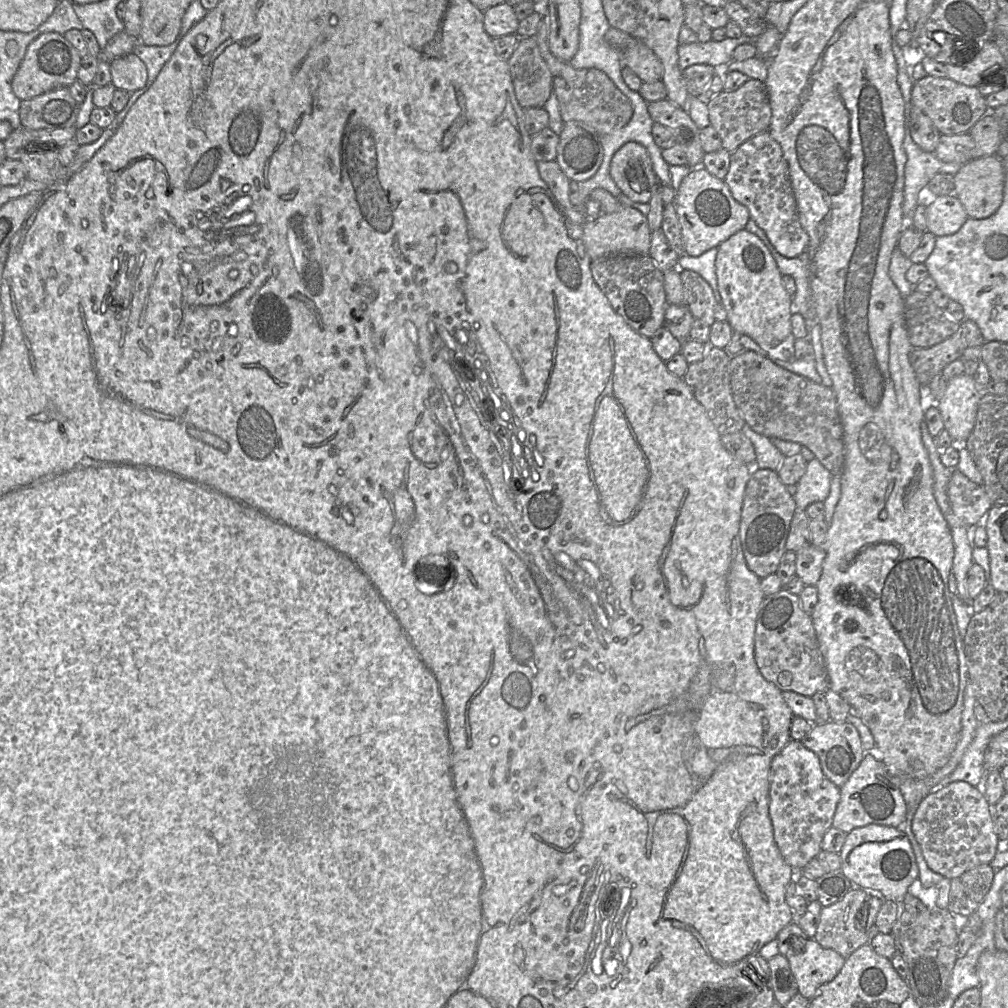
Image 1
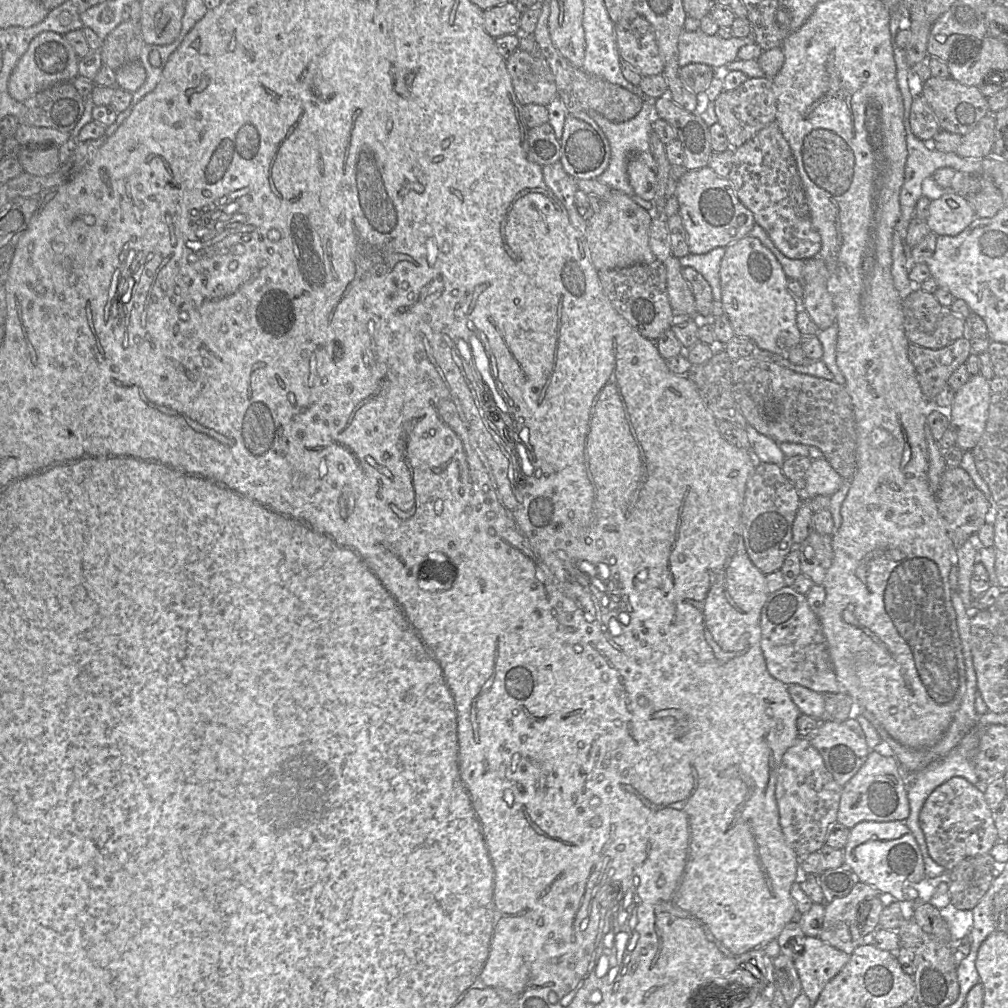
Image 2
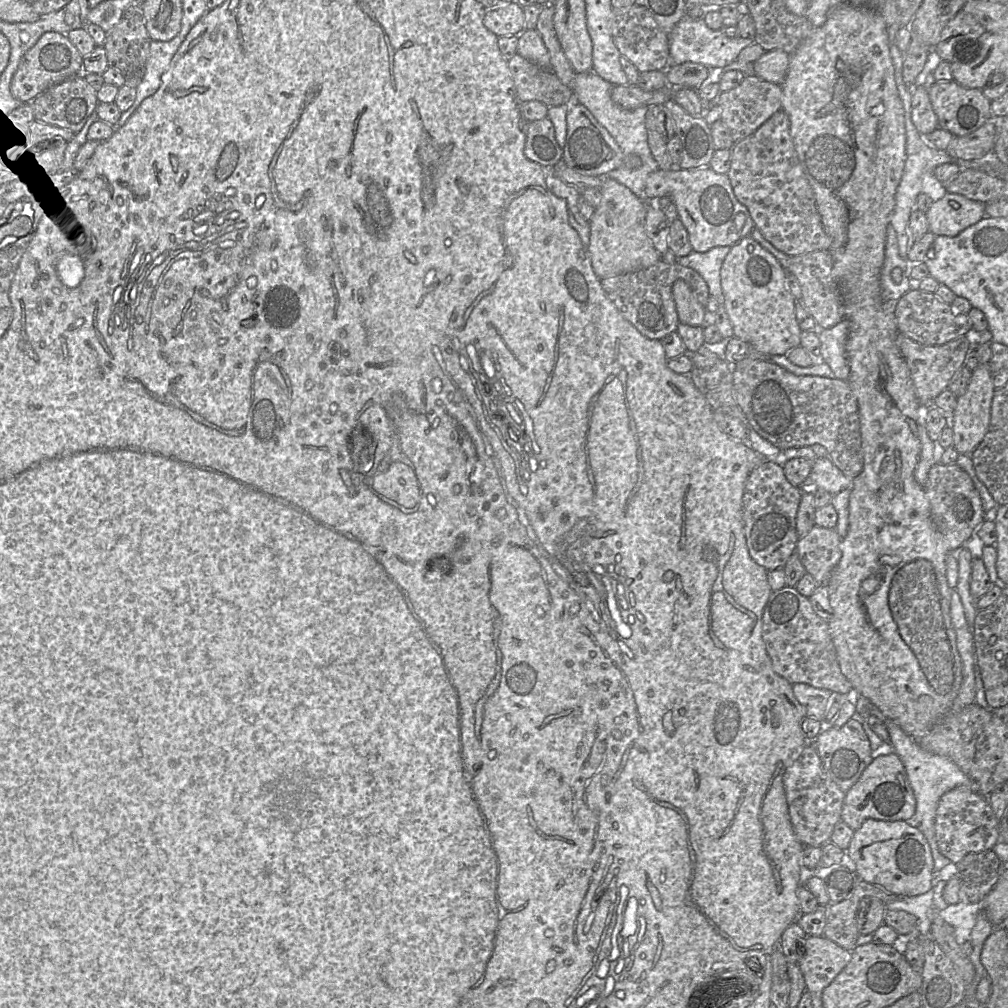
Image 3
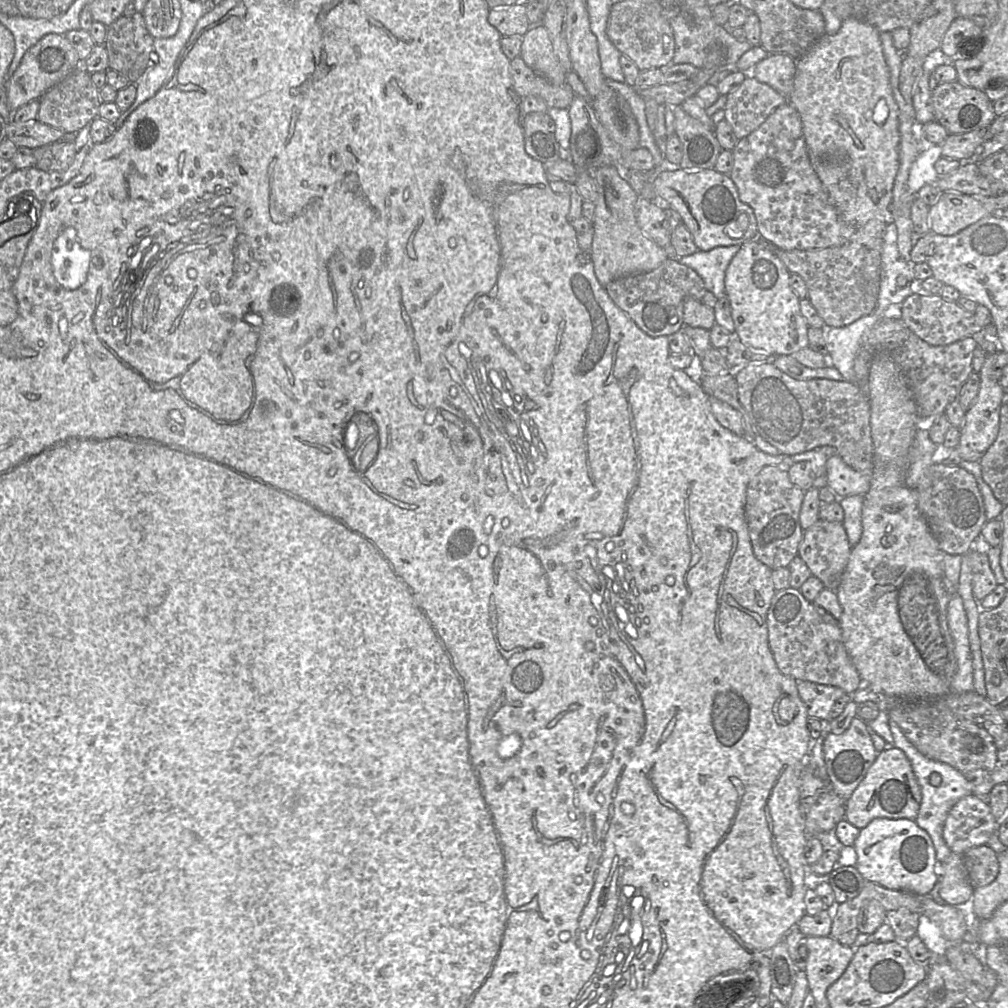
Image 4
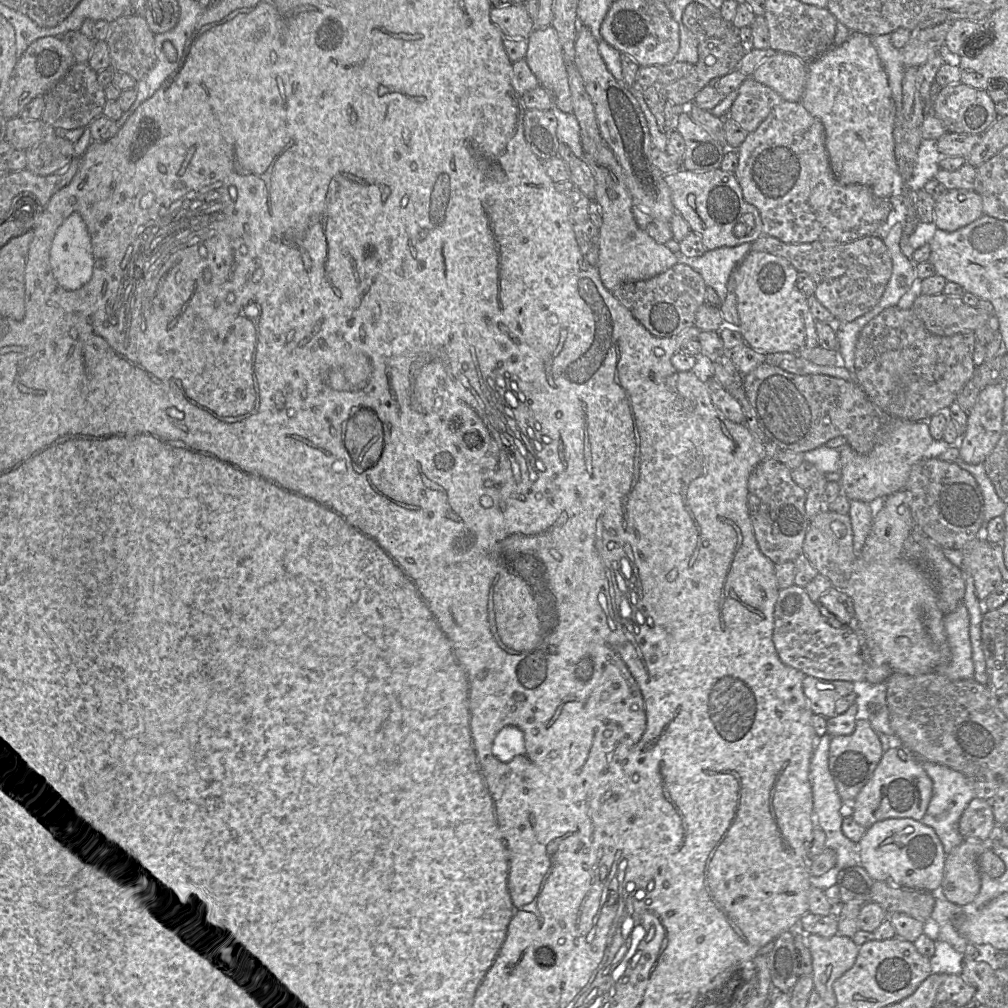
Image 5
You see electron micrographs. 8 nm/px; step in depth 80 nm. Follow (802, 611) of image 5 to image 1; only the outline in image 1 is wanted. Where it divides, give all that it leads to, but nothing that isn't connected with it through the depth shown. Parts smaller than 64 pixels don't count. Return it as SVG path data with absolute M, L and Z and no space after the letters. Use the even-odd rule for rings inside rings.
M782 588L779 592L764 597L754 635L754 657L762 676L781 692L793 691L812 697L817 692L829 690L829 679L824 657L821 653L811 615L804 612L799 596Z

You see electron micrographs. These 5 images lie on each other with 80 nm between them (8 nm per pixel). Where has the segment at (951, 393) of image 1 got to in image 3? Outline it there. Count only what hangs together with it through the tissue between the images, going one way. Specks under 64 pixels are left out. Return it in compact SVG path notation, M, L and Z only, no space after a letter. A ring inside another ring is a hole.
M989 363L979 364L972 372L965 393L957 398L950 424L953 447L959 454L971 455L989 429L995 391L992 376Z

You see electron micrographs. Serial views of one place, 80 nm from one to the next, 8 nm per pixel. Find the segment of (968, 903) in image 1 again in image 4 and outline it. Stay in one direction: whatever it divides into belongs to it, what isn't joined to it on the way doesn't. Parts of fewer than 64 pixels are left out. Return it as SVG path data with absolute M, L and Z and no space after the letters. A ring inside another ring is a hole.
M987 845L976 846L963 853L968 879L974 890L987 886L996 879L999 872L996 854Z

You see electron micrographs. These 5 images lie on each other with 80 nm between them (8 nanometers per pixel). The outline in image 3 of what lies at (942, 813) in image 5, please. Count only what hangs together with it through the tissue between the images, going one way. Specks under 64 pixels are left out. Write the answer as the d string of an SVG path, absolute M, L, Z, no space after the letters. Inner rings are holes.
M886 719L886 729L889 733L891 744L894 747L894 752L903 763L907 780L916 801L914 815L906 822L910 823L923 834L931 849L933 869L934 871L940 871L950 861L938 851L935 839L935 815L939 799L944 793L958 786L965 786L973 792L979 792L979 787L949 758L932 754L922 749L895 722Z

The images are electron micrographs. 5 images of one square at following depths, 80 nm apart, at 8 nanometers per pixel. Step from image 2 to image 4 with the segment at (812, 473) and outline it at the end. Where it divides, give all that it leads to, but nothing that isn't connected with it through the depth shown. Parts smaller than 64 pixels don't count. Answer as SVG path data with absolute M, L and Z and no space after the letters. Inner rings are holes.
M837 454L828 457L825 472L826 484L838 498L851 495L865 496L870 488L871 478L870 470L856 471Z

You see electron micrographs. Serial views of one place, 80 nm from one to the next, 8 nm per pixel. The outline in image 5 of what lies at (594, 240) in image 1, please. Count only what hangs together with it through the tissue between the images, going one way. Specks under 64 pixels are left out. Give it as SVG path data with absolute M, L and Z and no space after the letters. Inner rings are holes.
M602 141L594 153L584 153L584 162L592 170L595 179L594 200L600 206L603 220L599 228L600 242L597 269L604 287L608 291L613 292L623 283L651 279L677 264L677 256L665 244L657 243L645 231L638 227L632 213L633 198L626 186L622 168L607 143Z

